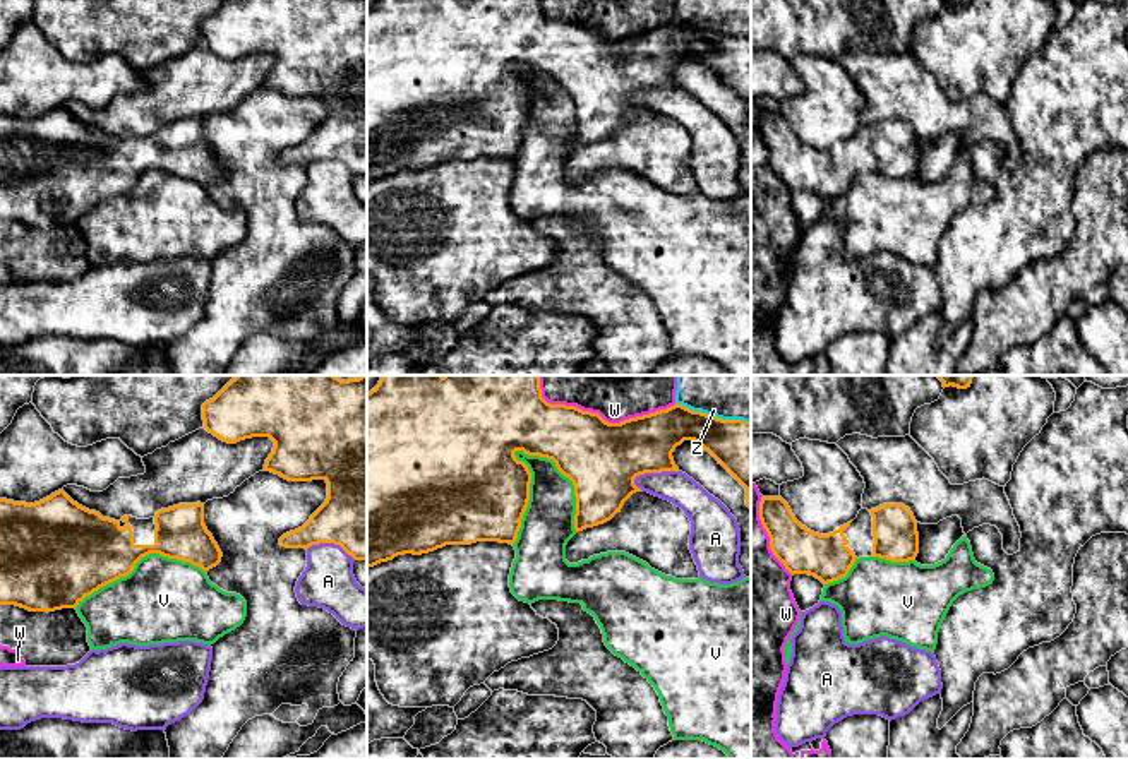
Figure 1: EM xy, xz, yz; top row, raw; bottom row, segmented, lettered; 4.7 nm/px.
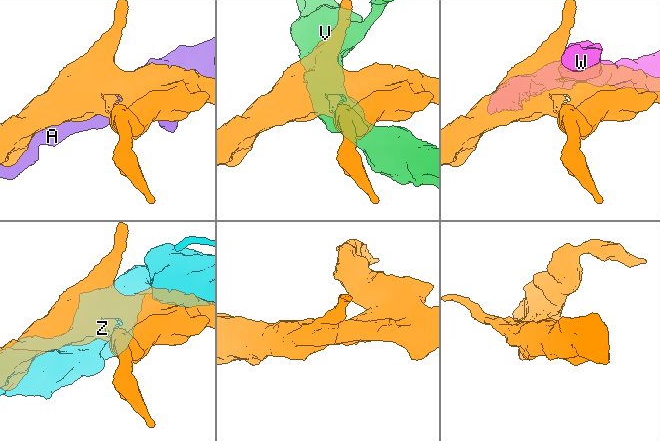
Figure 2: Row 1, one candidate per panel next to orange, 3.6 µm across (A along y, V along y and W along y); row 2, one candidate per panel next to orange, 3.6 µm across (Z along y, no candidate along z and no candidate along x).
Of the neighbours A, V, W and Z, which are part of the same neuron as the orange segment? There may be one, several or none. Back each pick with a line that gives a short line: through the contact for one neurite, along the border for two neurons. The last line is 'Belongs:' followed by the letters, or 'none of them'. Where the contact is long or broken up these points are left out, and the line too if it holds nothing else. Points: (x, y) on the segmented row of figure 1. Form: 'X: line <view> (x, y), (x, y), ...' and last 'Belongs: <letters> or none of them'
Belongs: none of them

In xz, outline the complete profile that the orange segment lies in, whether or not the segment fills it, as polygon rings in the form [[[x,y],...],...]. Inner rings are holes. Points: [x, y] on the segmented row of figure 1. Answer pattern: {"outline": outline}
{"outline": [[[382,375],[379,384],[367,392],[367,569],[393,560],[398,555],[422,555],[446,545],[471,545],[477,541],[513,545],[528,507],[531,483],[531,473],[523,461],[516,459],[516,451],[552,459],[557,469],[573,481],[576,495],[574,529],[578,533],[610,521],[621,512],[624,502],[633,493],[643,492],[634,485],[636,476],[645,473],[679,471],[672,452],[684,440],[699,444],[746,488],[746,505],[751,509],[751,421],[722,420],[675,403],[667,409],[629,418],[621,423],[609,423],[598,413],[583,411],[576,406],[547,403],[542,397],[538,375]]]}

